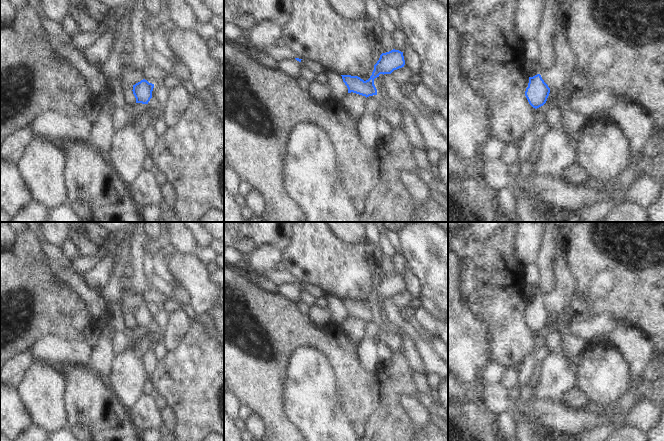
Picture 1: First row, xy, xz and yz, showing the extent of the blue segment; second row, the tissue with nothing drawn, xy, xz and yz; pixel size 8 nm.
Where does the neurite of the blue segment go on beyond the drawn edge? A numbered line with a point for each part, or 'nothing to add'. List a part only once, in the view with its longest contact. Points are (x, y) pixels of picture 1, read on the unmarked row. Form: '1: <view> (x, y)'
nothing to add

